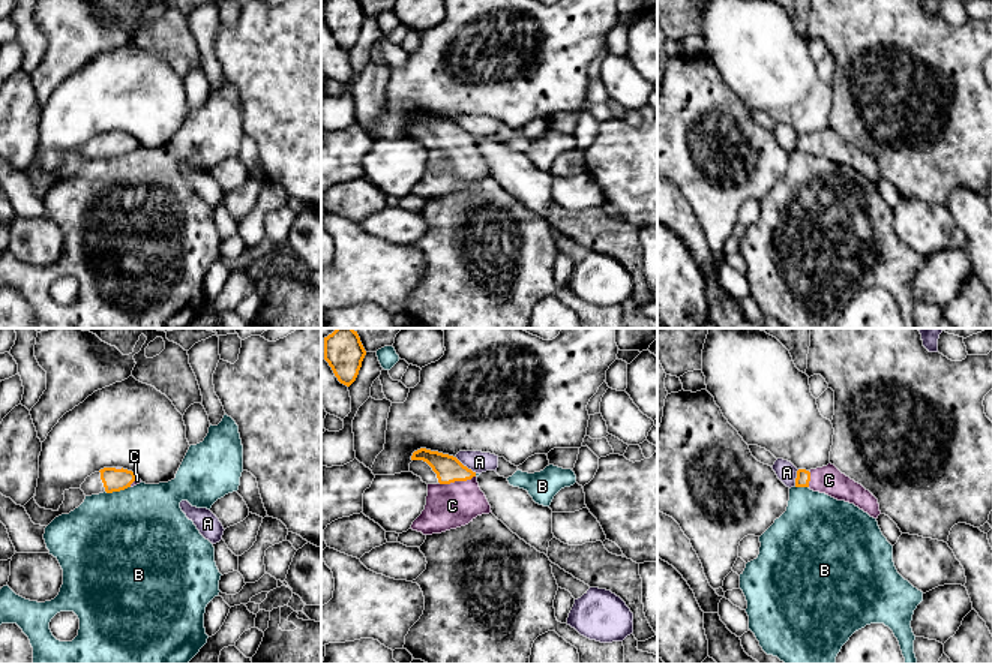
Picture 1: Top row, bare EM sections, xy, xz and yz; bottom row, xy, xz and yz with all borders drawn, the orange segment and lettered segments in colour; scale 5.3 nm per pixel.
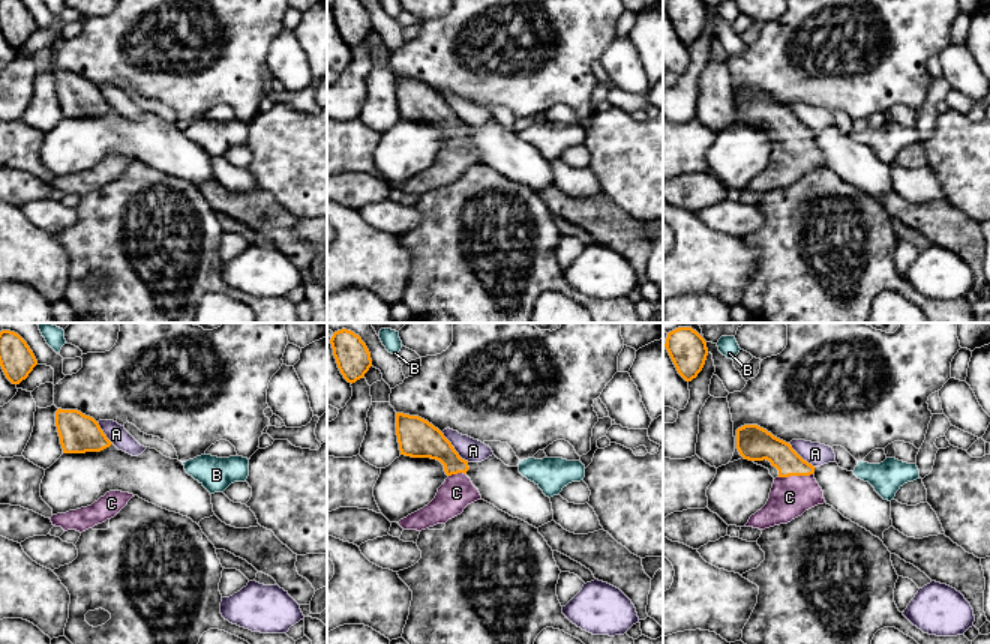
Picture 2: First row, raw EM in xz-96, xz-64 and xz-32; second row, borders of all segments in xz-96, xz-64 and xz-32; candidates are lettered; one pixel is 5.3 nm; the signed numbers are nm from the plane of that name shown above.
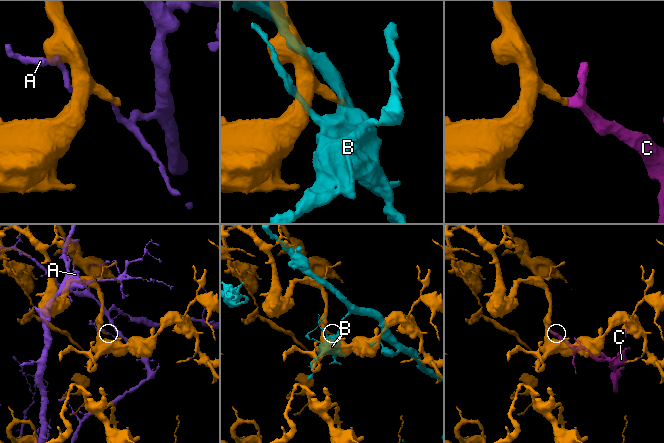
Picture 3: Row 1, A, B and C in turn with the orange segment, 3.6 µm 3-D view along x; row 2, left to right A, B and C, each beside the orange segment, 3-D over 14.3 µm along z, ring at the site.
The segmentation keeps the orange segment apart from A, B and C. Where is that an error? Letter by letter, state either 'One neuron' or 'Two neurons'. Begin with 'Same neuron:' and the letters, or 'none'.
Same neuron: C
A: Two neurons
B: Two neurons
C: One neuron

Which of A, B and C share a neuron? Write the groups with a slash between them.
A / B / C

